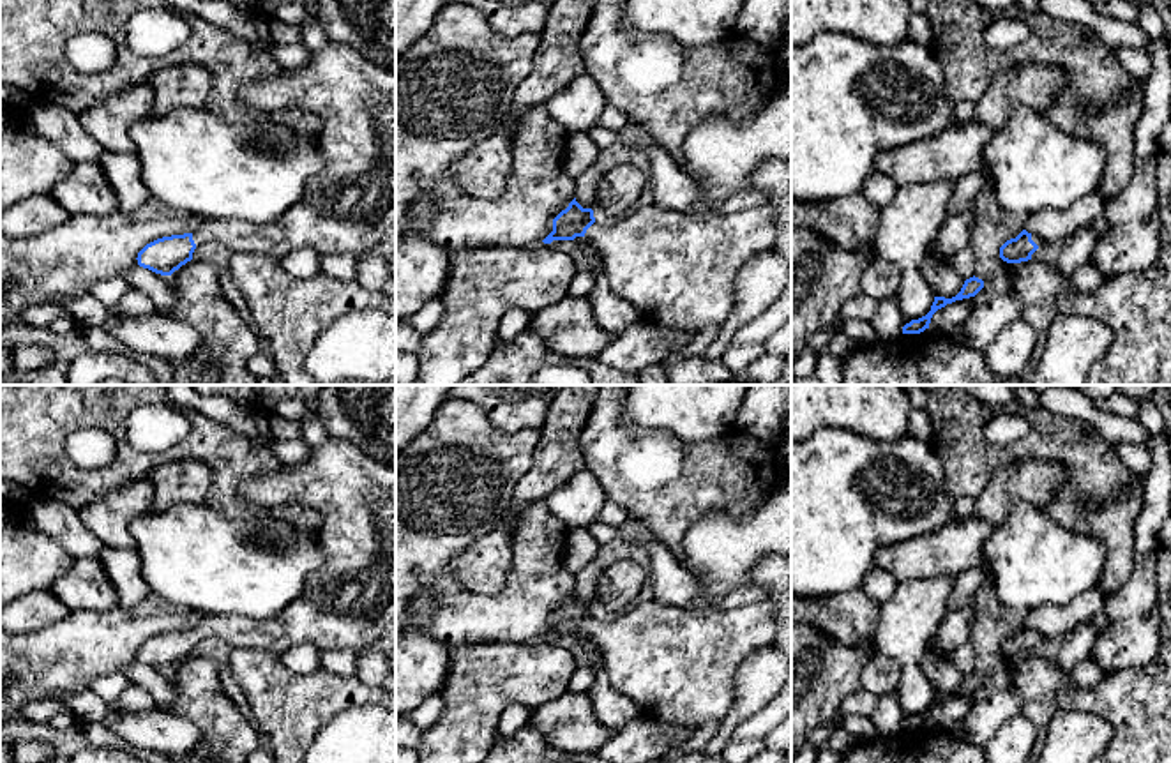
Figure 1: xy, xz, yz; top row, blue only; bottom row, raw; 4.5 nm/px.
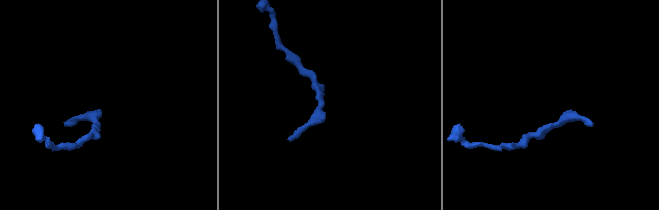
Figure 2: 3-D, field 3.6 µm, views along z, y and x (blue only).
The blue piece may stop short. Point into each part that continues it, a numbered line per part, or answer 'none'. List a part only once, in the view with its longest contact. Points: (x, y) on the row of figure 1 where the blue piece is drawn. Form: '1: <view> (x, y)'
1: xz (679, 271)

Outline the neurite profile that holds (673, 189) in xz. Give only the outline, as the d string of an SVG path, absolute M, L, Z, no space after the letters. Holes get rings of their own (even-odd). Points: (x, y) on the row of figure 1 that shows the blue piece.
M631 120L616 132L618 141L634 147L650 161L648 185L653 205L669 212L687 214L698 219L714 210L705 203L701 187L680 168L680 164L650 136L645 125Z

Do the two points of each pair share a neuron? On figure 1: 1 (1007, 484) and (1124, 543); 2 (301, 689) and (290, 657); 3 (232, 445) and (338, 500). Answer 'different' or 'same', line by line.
1: different
2: different
3: different

